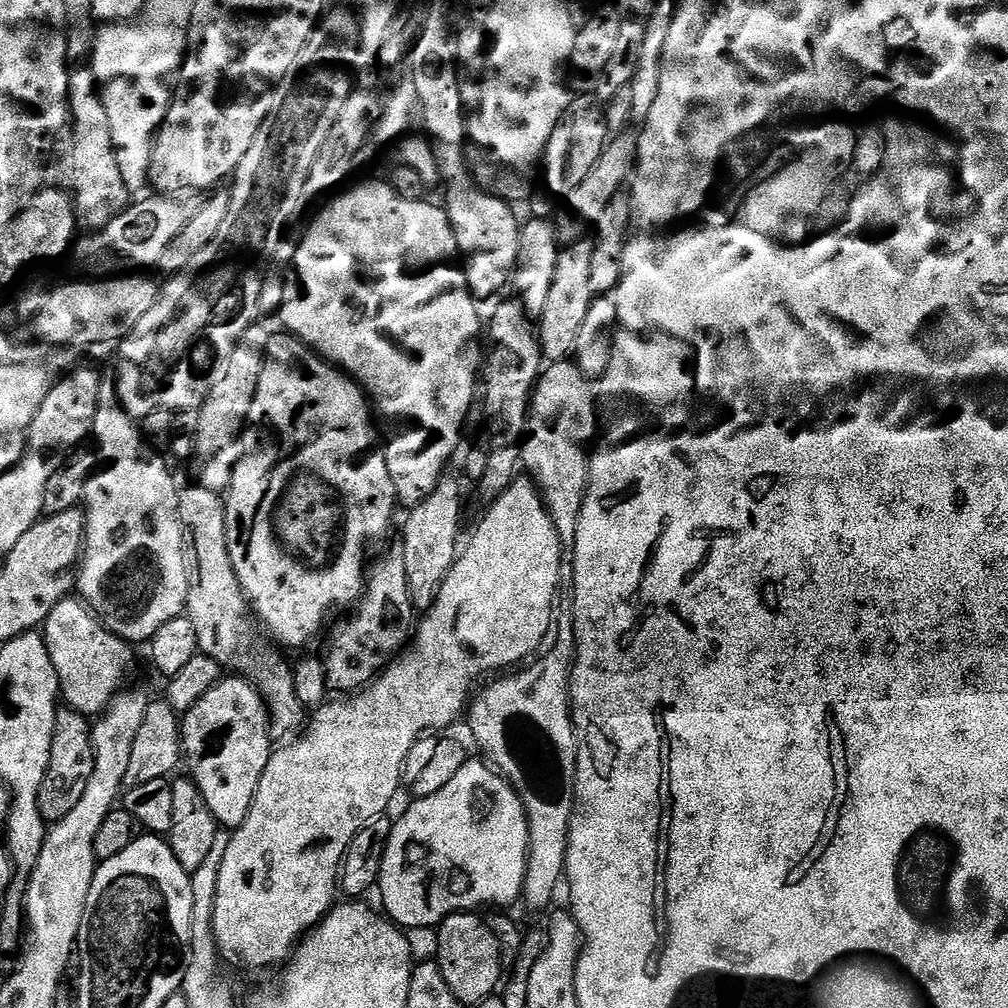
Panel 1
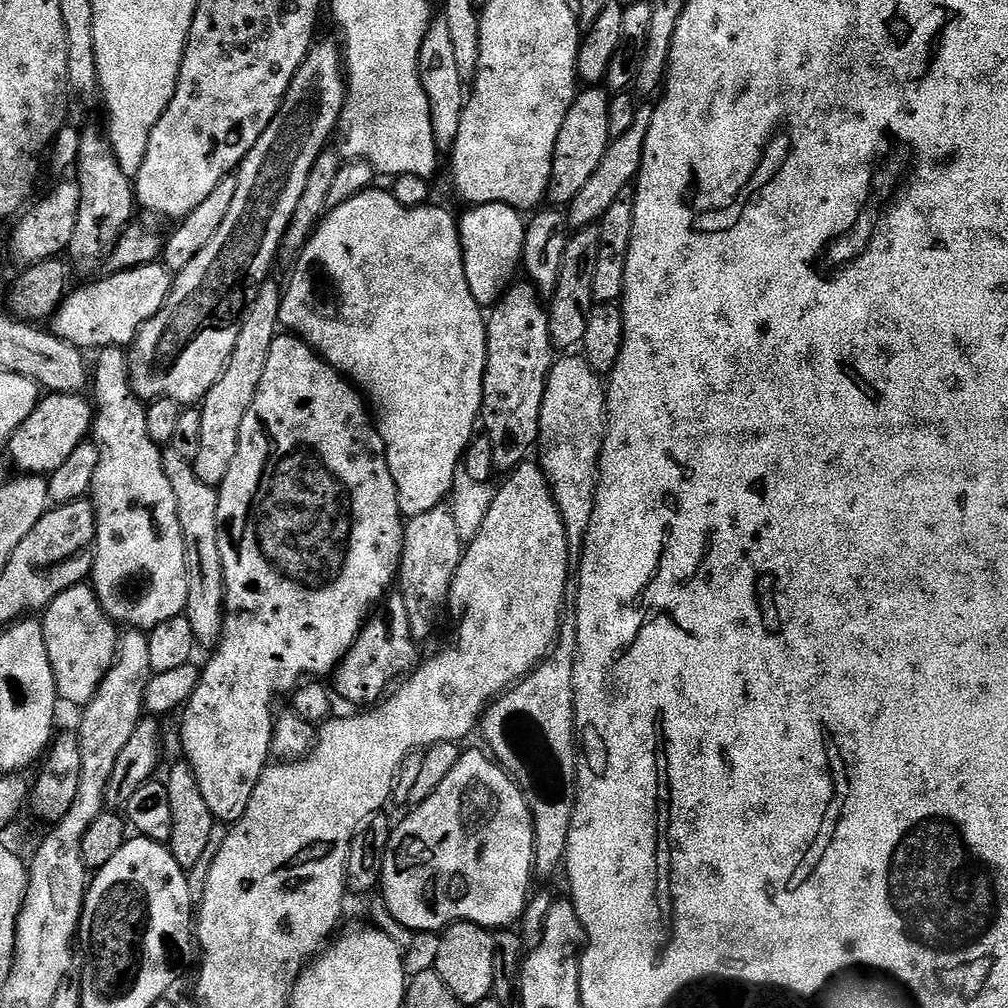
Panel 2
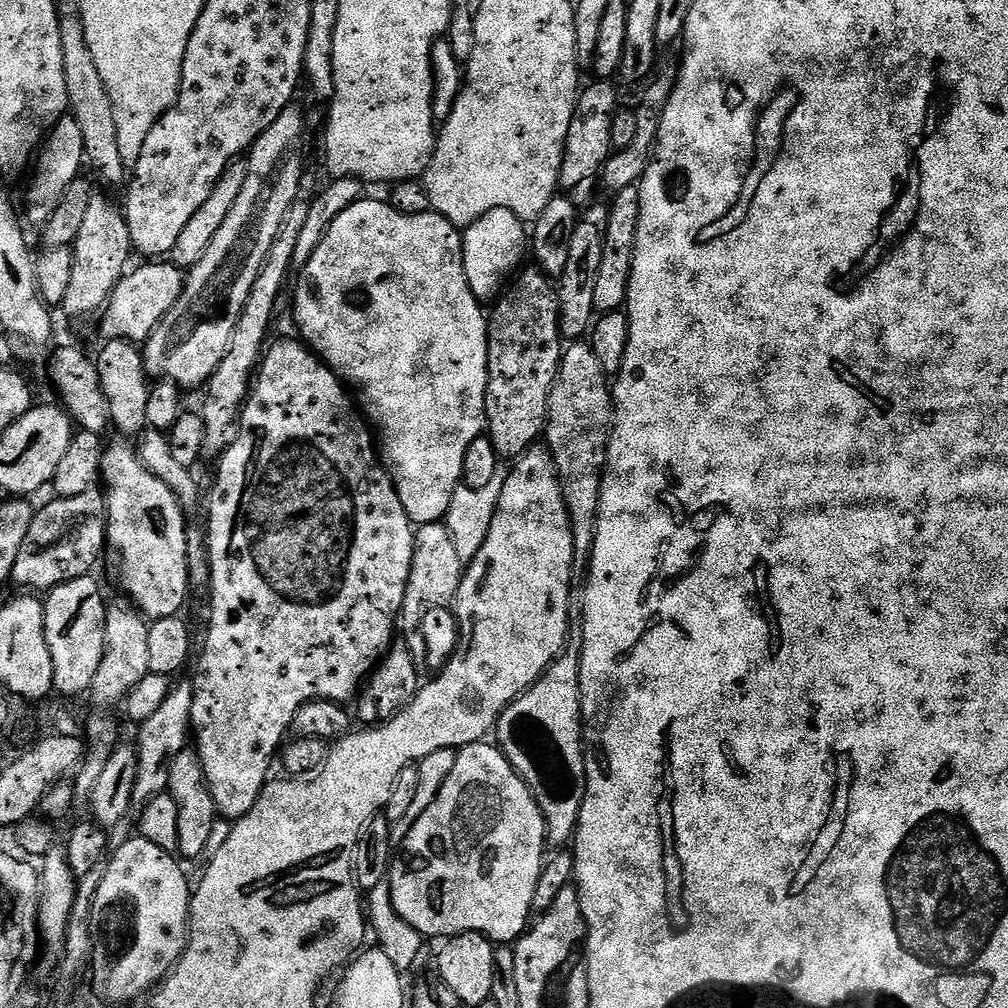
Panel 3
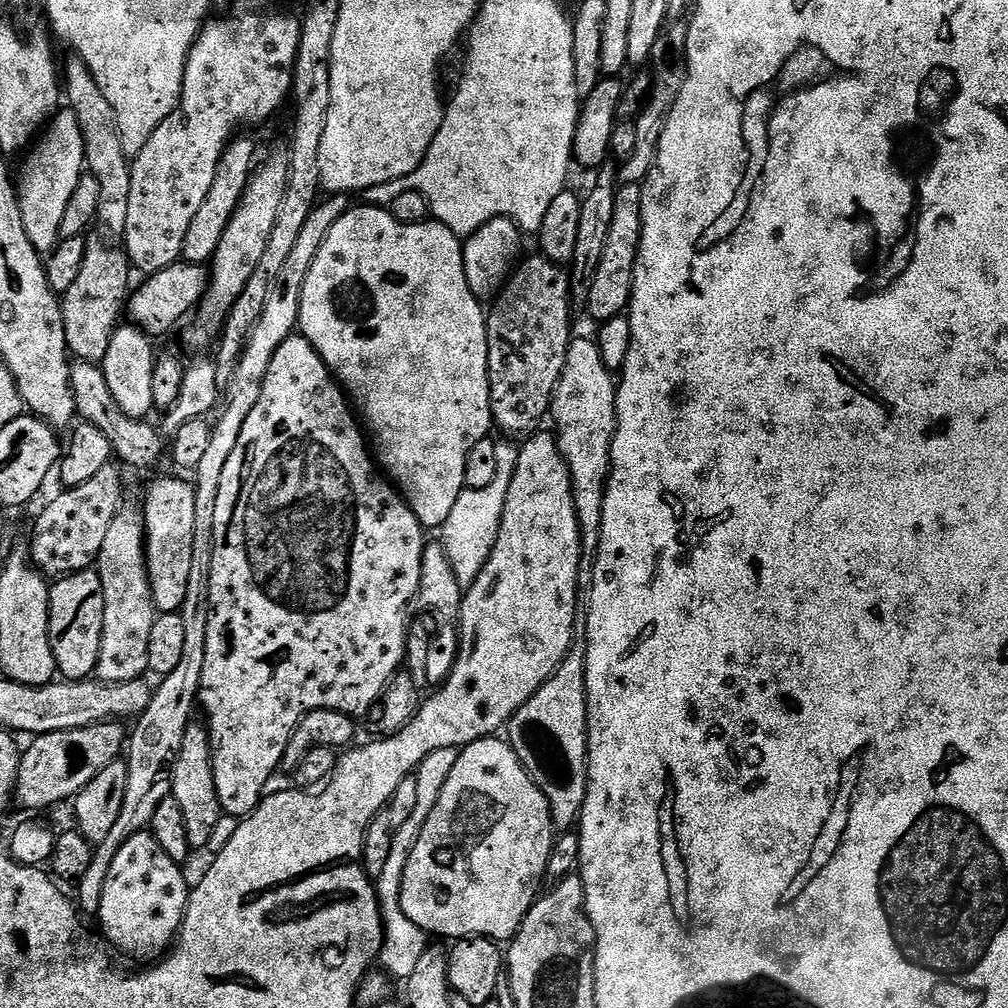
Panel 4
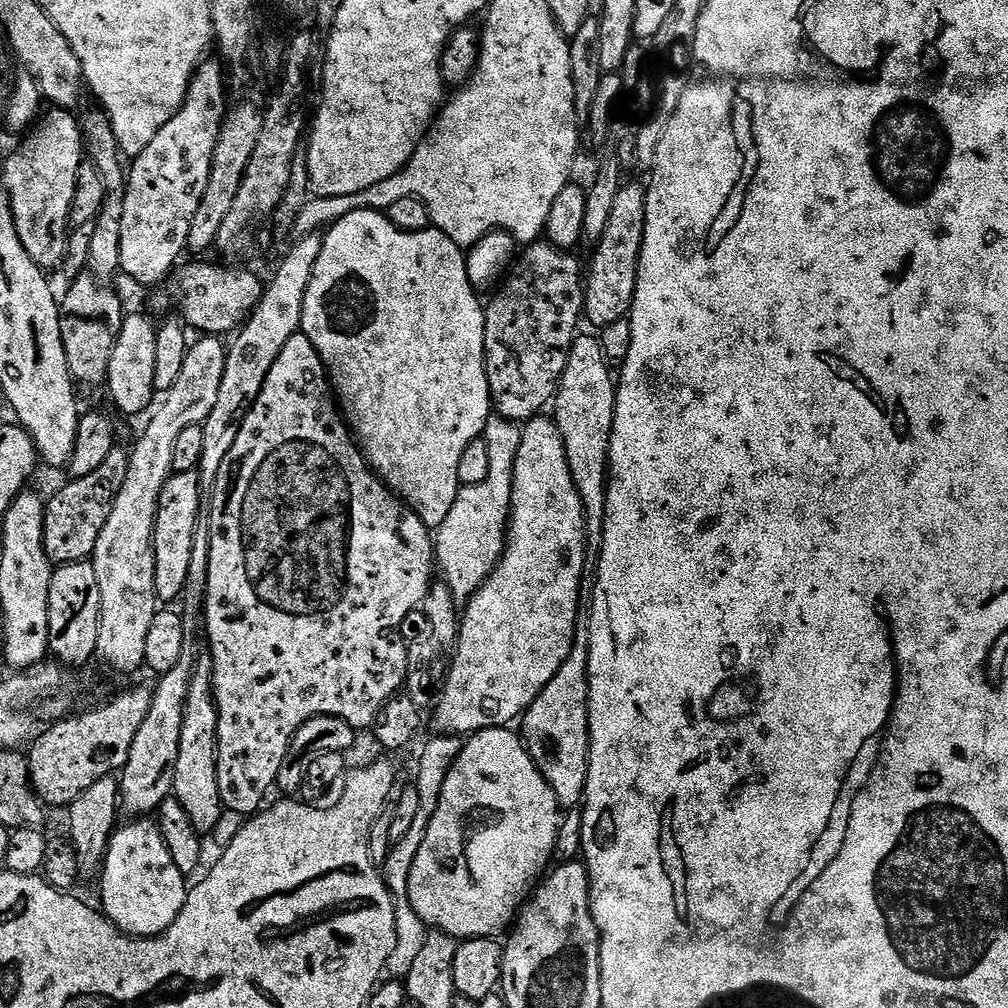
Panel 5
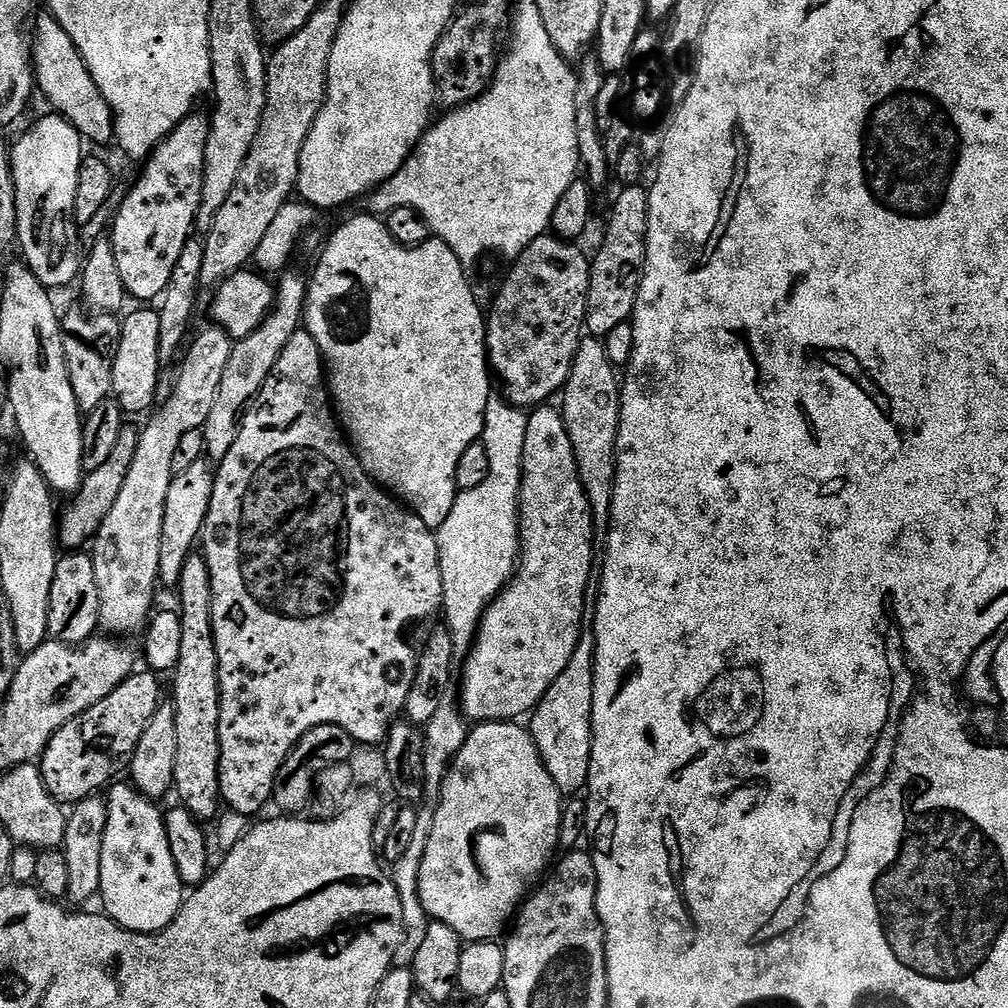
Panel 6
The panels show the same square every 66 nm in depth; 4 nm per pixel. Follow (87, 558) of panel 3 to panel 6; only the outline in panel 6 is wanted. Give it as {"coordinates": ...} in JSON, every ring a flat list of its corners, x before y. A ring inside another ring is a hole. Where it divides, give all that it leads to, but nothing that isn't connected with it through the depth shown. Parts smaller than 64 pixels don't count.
{"coordinates":[[125,426,118,434,118,443,115,444,109,460,98,466,98,470,85,475,79,490,69,499,72,501,65,506,64,512,62,508,58,516,58,527,55,529,55,538,61,549,83,549,95,537,96,531,102,526,106,514,110,514,114,501,118,499,118,494,126,483,126,474,130,474,130,462,134,462,137,435,135,427,132,429,132,426]]}

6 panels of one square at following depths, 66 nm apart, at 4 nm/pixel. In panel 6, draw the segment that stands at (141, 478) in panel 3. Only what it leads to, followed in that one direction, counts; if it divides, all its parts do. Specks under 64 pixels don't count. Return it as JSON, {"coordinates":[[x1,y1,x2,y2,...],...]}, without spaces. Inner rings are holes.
{"coordinates":[[207,459,194,462,190,470,175,473,170,486,170,494,166,494,166,510,162,526,162,546,160,547,160,579,159,583,175,589,179,585,182,566,186,558,193,555,195,546,204,531,204,519,210,506,210,498,214,490,214,472]]}

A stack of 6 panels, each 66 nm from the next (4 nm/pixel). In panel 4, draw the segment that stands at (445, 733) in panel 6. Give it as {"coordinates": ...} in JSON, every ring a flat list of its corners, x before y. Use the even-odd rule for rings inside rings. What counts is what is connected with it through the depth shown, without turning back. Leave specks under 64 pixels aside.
{"coordinates":[[450,747,446,750,434,750,434,754,430,754,421,764,416,765,414,775,418,782,418,802,415,803,414,811,406,820,405,825,393,831,389,859,385,863,385,868,382,869,382,874,374,882,384,926,384,940,378,962,380,966,384,966,383,971,389,977,400,978,402,982,407,981,411,972,415,971,416,964,419,963,419,959,428,947,427,933,415,926,401,908,402,874,406,868,409,852,413,849,426,818,430,818,430,810,434,810,438,802,438,794,442,794,442,786,446,786,446,778,450,778,450,770,454,770,454,762,458,762,459,757,459,751,455,747]]}

